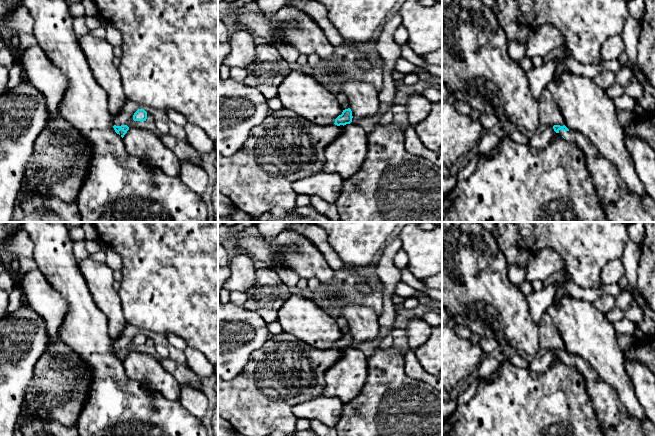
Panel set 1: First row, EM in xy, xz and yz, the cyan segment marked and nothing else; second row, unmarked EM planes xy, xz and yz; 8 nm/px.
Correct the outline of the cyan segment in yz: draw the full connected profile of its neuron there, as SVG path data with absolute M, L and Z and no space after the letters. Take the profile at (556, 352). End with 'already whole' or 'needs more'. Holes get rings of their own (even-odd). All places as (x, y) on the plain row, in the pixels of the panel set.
M554 349L553 353L564 363L575 367L585 379L585 387L591 406L601 424L604 436L655 436L655 426L646 418L638 420L633 418L621 404L615 390L604 381L598 372L593 369L583 358L578 355L569 354L565 349Z | needs more

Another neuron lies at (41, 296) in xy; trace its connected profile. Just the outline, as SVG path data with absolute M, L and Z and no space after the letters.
M38 268L22 275L21 288L28 304L45 321L49 337L56 338L67 312L67 303L62 295L49 284Z

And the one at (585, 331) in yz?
M564 297L546 313L558 328L565 350L583 358L615 390L624 409L632 418L646 419L628 375L624 352L617 343L613 324L592 303Z

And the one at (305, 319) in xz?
M291 295L279 309L278 322L284 333L319 350L334 348L343 336L340 326L320 303L298 295Z

